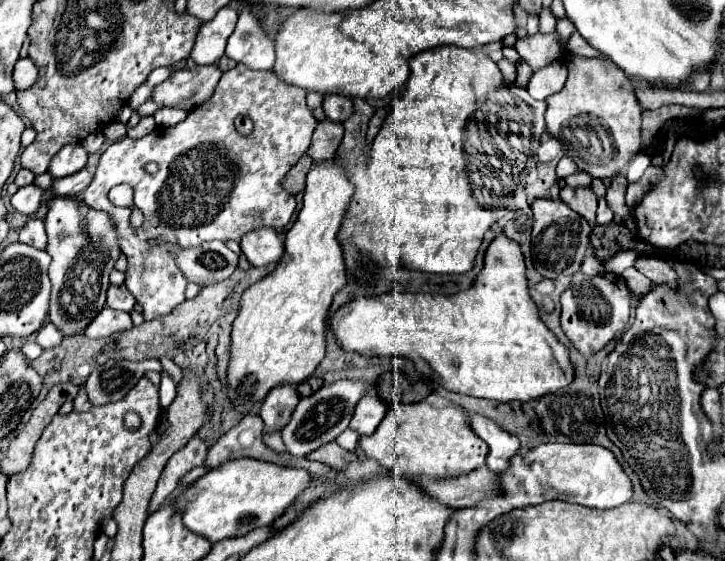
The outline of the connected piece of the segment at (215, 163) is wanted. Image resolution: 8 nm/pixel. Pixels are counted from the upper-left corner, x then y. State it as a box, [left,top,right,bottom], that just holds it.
[82,64,318,320]

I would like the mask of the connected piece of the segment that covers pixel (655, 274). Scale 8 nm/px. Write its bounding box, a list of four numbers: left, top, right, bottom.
[636,256,676,288]

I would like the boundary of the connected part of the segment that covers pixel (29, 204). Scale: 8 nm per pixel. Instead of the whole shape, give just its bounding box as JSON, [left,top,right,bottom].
[12,184,44,214]

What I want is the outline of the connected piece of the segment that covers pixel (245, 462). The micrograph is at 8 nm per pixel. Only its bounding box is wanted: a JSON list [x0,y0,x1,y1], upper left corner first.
[174,458,312,542]

